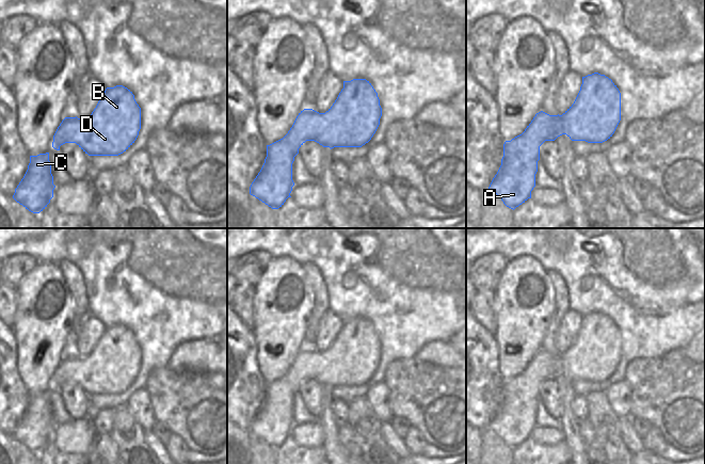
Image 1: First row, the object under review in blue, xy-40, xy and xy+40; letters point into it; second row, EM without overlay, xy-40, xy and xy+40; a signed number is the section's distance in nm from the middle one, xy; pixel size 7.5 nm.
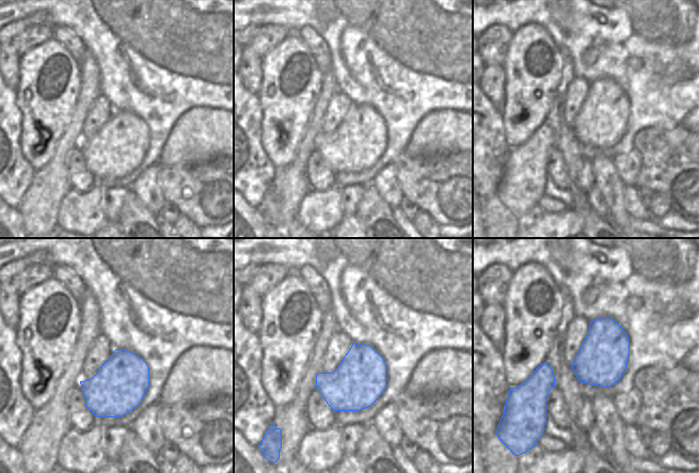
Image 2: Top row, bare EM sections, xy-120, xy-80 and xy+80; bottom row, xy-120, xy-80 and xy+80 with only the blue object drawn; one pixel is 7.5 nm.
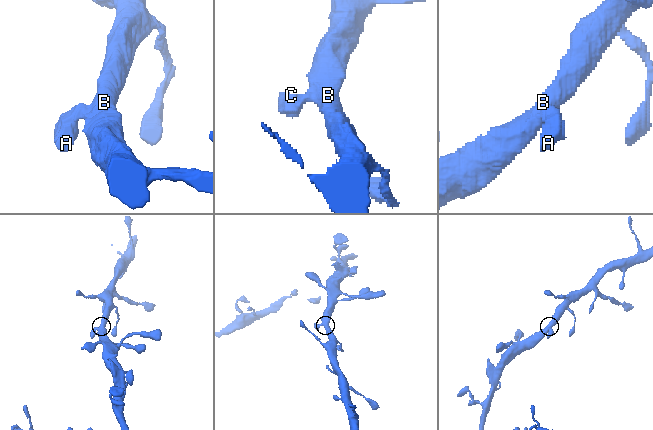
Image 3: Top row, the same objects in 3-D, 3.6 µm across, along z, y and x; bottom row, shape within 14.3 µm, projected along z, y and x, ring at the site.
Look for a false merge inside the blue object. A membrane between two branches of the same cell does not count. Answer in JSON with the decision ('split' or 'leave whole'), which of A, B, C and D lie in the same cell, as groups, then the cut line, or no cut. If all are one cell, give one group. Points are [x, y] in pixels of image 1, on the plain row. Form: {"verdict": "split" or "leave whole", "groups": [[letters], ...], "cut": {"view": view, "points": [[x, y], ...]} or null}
{"verdict": "leave whole", "groups": [["A", "B", "C", "D"]], "cut": null}

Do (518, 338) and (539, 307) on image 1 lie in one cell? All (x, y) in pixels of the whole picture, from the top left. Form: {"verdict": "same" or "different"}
{"verdict": "same"}

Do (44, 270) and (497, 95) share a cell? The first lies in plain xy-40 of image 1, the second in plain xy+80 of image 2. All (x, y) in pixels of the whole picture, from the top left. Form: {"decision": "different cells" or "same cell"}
{"decision": "different cells"}

